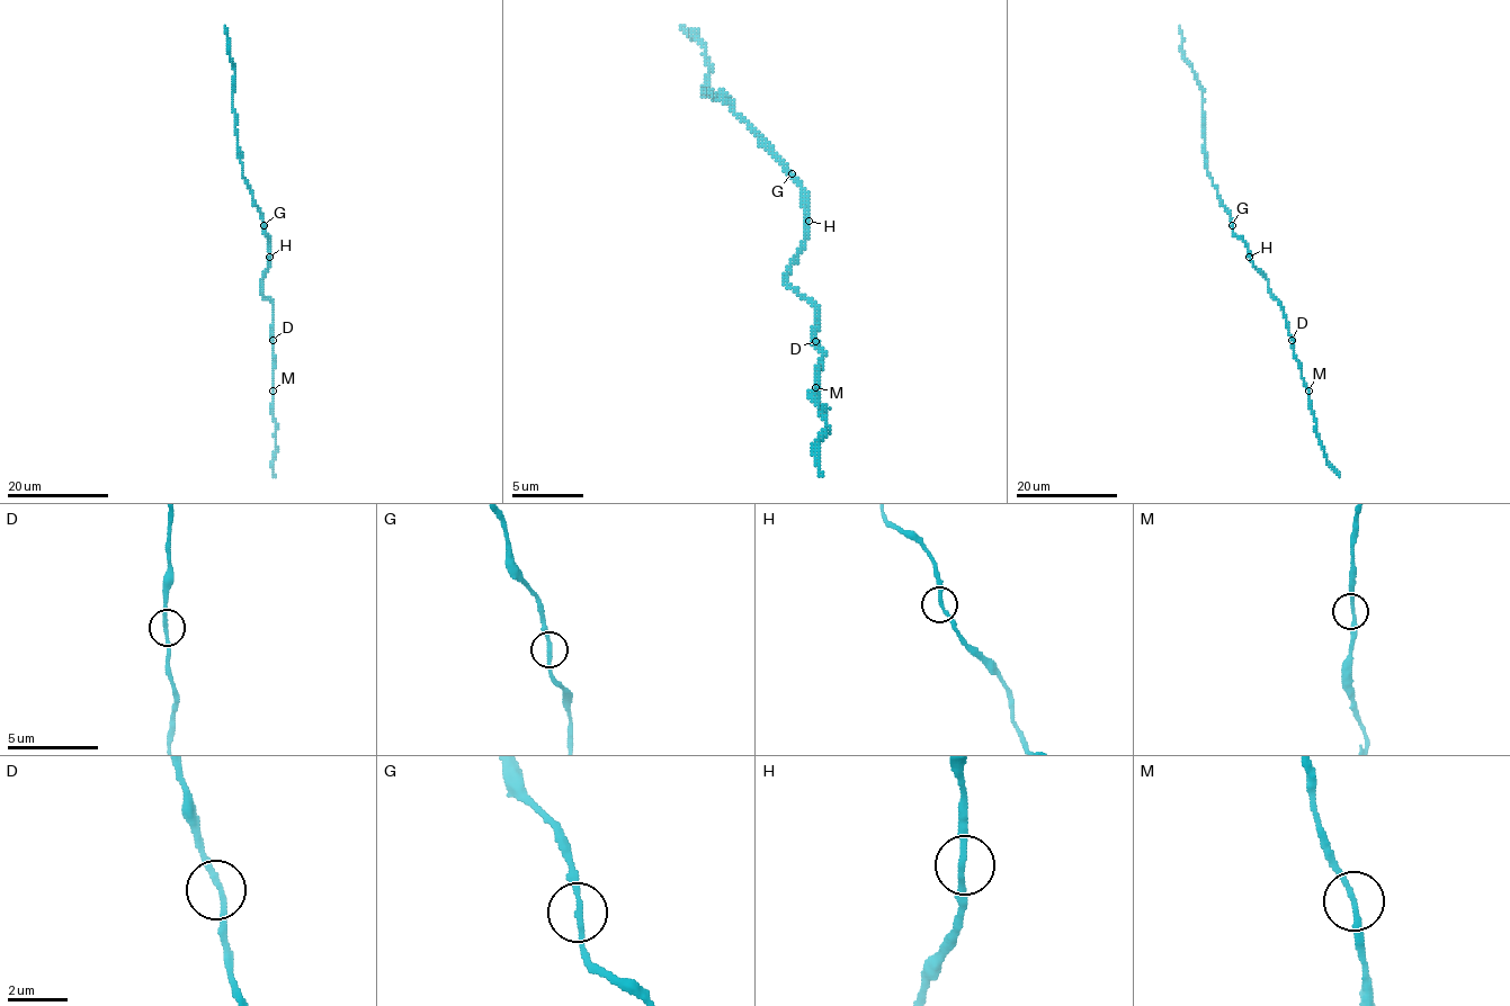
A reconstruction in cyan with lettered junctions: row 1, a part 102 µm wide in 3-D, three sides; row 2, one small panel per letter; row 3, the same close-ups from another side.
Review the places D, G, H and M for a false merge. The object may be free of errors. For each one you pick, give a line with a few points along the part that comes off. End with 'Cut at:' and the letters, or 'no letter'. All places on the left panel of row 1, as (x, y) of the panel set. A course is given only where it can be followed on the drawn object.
Cut at: no letter

